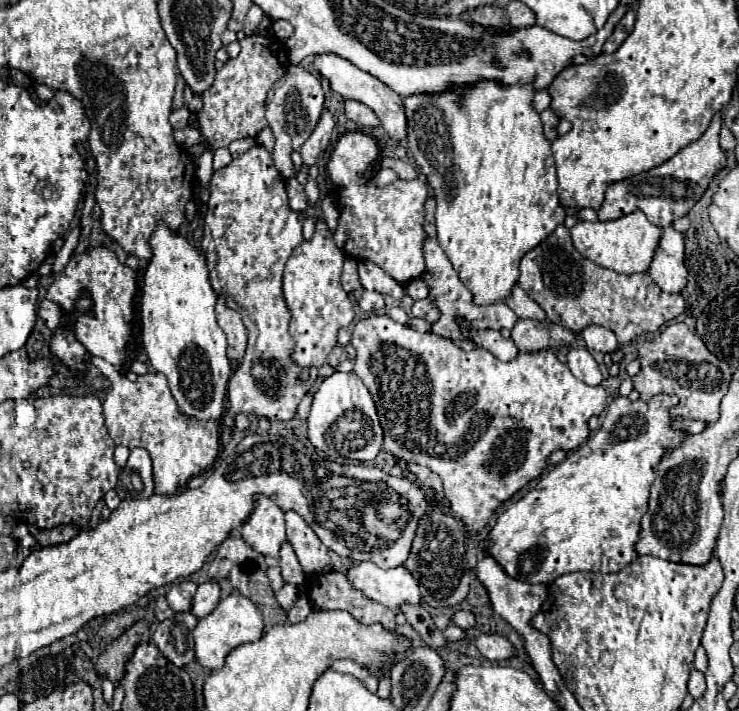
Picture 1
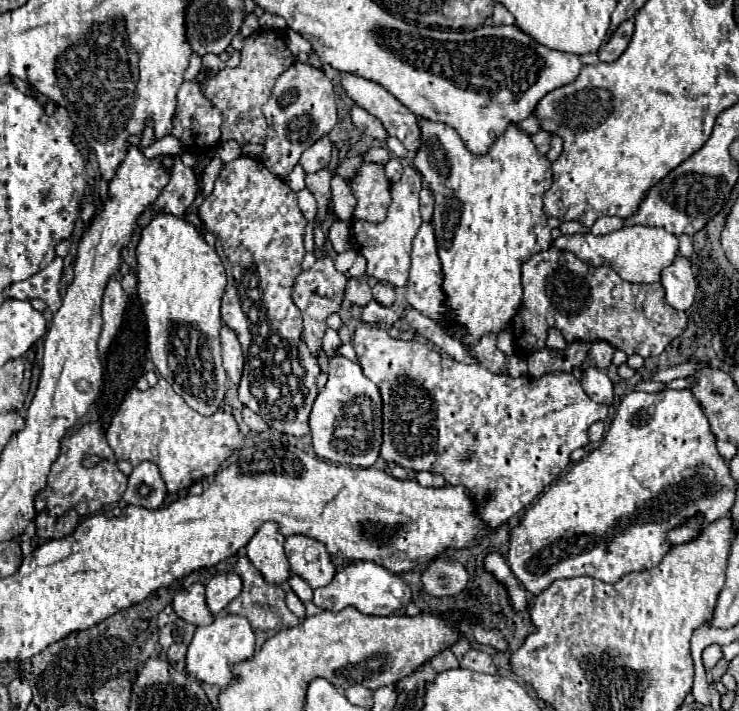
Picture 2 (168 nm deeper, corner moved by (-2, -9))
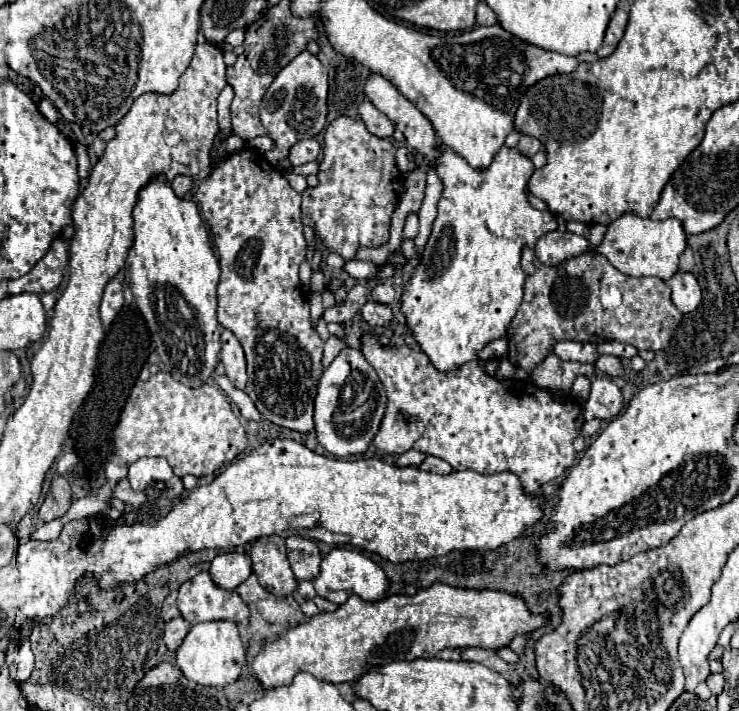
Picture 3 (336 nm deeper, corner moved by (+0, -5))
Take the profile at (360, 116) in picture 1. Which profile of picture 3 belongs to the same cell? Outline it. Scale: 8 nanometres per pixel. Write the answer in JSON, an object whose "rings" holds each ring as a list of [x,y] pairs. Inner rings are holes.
{"rings":[[[363,101],[359,105],[359,115],[367,127],[369,133],[377,135],[377,137],[391,137],[393,135],[393,125],[391,121],[371,103],[371,101]]]}

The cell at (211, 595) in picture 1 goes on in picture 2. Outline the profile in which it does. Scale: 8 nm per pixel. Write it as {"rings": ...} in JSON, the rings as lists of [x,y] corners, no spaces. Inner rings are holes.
{"rings":[[[219,573],[207,583],[207,605],[213,615],[227,607],[231,599],[235,599],[243,589],[241,577],[237,573]]]}

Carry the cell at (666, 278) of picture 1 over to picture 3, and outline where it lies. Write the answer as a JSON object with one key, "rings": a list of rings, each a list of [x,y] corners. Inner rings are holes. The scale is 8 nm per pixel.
{"rings":[[[677,271],[671,279],[665,281],[671,289],[671,297],[673,297],[673,303],[675,307],[681,311],[681,313],[691,313],[699,301],[701,301],[701,289],[699,289],[699,283],[695,279],[693,273],[681,273]]]}

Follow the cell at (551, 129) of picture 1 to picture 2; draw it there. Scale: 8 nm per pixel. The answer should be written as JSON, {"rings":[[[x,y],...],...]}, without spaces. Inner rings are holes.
{"rings":[[[539,131],[539,133],[535,133],[535,135],[531,137],[531,141],[535,143],[537,151],[545,155],[545,153],[549,151],[549,141],[551,141],[551,135],[549,135],[547,131]]]}

